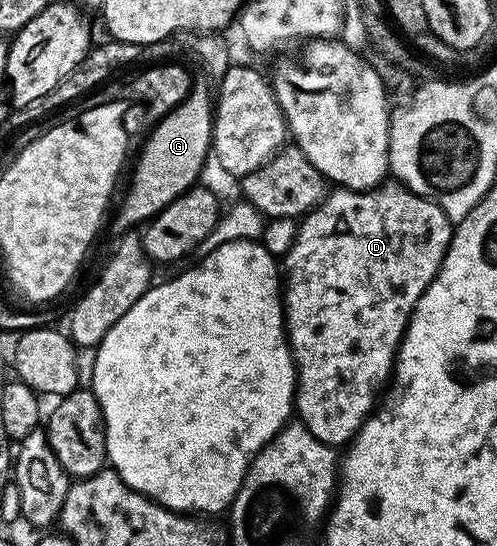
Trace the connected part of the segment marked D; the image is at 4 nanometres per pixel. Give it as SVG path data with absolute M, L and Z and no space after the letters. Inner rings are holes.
M384 182L377 188L370 188L367 192L355 192L352 188L332 187L327 197L313 211L299 220L297 242L293 244L285 258L285 327L291 351L295 357L295 403L293 408L297 413L298 423L305 425L309 434L313 434L313 438L317 438L323 444L346 446L355 439L368 416L374 413L377 407L377 397L392 379L395 371L395 357L399 355L399 344L407 332L407 324L411 320L413 310L421 294L425 294L425 290L439 273L445 254L451 249L452 231L453 222L444 214L441 206L437 206L423 196L418 196L413 190L409 190L398 182Z

